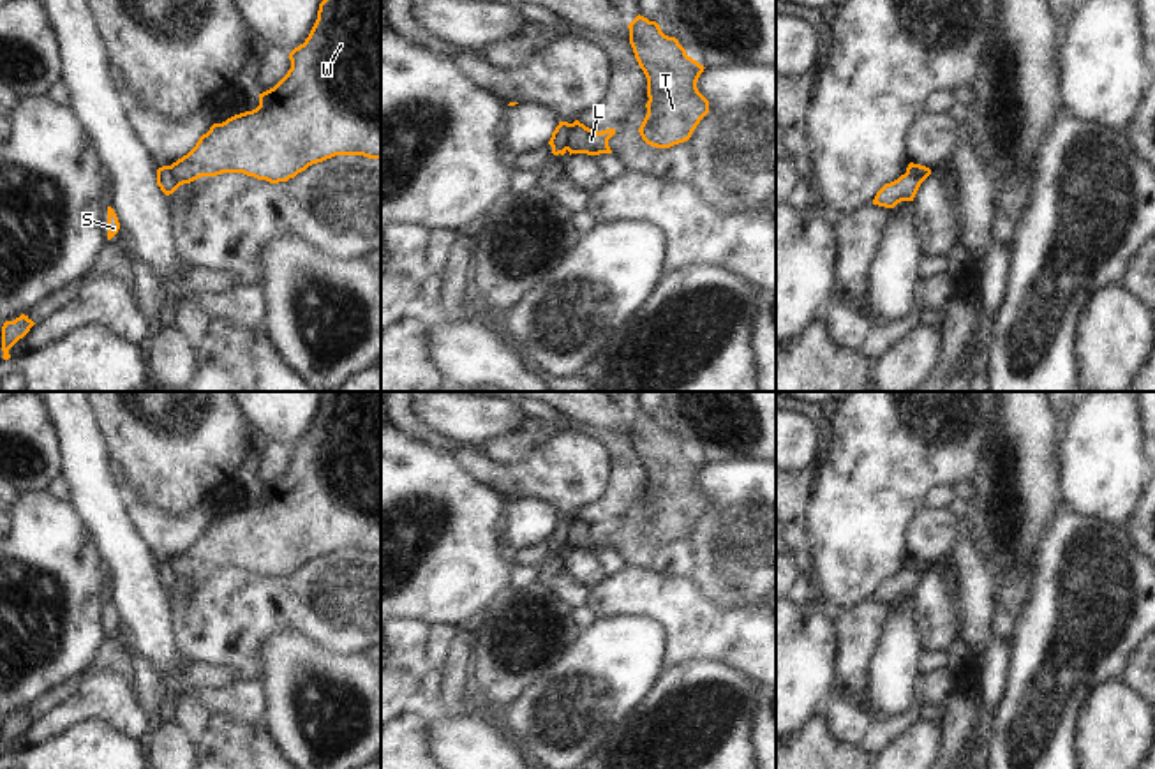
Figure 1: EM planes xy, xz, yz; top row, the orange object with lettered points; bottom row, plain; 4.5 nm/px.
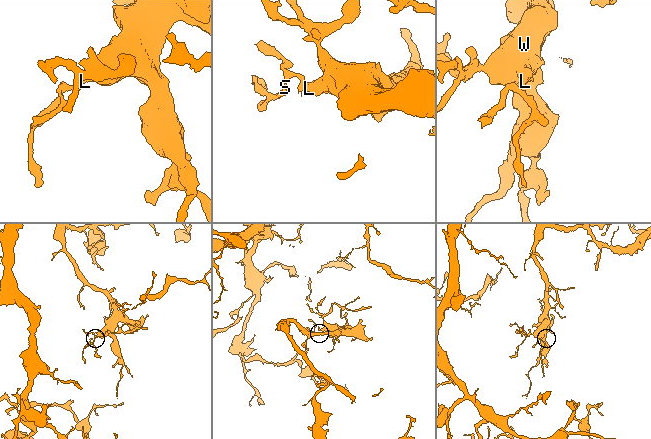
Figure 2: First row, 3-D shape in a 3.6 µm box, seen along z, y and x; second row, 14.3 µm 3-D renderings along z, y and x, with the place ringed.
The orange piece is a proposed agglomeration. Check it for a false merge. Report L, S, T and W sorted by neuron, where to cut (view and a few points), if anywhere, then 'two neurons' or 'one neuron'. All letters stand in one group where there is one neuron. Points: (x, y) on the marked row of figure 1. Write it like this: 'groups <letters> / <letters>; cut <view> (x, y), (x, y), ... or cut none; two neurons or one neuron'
groups L T W / S; cut xz (572, 124), (565, 149); two neurons

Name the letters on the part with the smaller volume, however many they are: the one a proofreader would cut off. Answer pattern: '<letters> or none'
S

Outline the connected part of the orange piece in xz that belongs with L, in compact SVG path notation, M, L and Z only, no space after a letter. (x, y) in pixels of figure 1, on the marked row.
M575 120L570 127L570 134L566 139L566 150L571 153L587 153L587 155L600 155L600 153L612 153L608 146L608 139L615 134L615 129L607 131L592 131Z

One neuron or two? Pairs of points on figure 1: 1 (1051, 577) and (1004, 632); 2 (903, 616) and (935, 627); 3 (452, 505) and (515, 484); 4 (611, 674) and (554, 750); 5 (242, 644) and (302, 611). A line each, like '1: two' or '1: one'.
1: two
2: two
3: two
4: one
5: one

